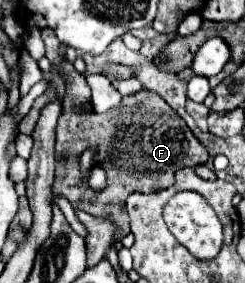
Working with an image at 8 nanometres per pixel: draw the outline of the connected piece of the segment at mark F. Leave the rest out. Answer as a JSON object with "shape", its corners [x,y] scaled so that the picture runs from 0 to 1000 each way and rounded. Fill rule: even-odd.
{"shape":[[[176,106],[176,148],[184,148],[184,198],[233,226],[241,254],[273,283],[273,332],[257,346],[257,396],[233,431],[233,516],[224,551],[241,580],[241,551],[257,537],[290,544],[290,580],[273,594],[224,601],[224,650],[216,686],[265,693],[306,742],[314,770],[347,792],[363,834],[355,834],[355,940],[388,940],[437,883],[469,862],[469,841],[494,848],[510,827],[527,827],[527,777],[510,749],[510,700],[535,678],[633,678],[649,664],[682,664],[706,650],[706,608],[722,608],[747,587],[804,587],[837,580],[853,565],[845,523],[796,488],[796,473],[771,459],[755,424],[649,339],[600,339],[600,318],[576,318],[559,332],[535,332],[535,353],[502,353],[486,382],[461,382],[453,396],[396,403],[396,396],[314,396],[314,382],[355,375],[363,311],[347,290],[347,269],[322,261],[298,226],[241,205],[241,134],[216,106]],[[355,516],[404,516],[404,537],[388,551],[388,572],[420,565],[437,580],[437,678],[388,693],[371,664],[355,664],[355,622],[331,629],[322,608],[322,544]],[[347,749],[363,756],[347,756]],[[388,763],[453,763],[453,770],[388,770]],[[486,792],[486,834],[469,834]]]}

